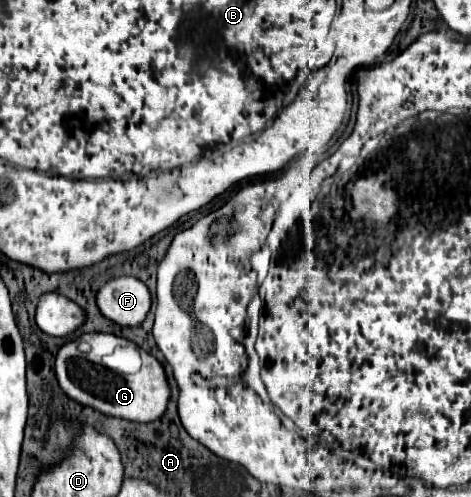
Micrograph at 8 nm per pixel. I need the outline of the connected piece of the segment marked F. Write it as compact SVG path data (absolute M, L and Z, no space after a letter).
M117 277L101 287L97 305L113 323L121 327L139 327L151 309L151 295L139 279Z

